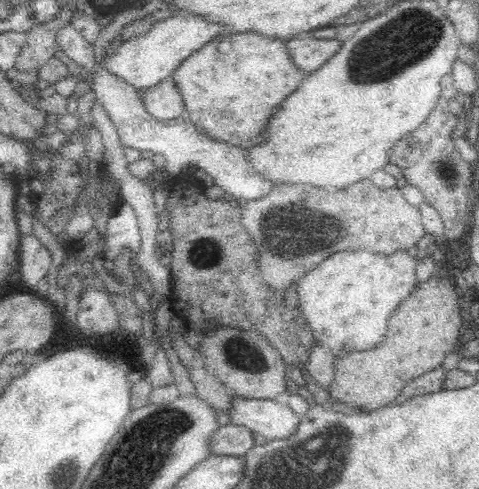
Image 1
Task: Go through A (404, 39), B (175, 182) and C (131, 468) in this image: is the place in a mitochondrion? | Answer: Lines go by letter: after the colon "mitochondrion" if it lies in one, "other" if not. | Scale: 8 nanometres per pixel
A: mitochondrion
B: other
C: mitochondrion

